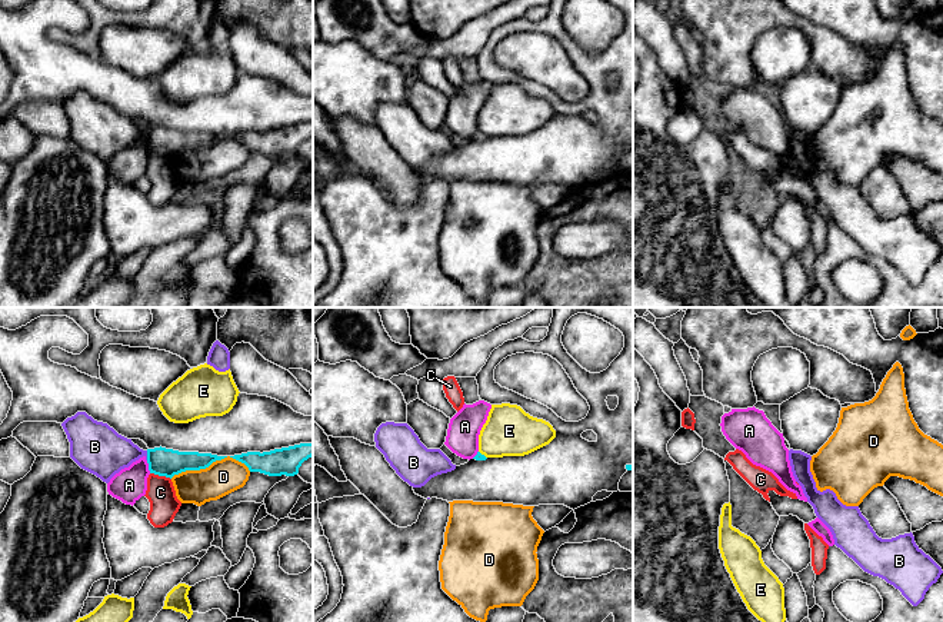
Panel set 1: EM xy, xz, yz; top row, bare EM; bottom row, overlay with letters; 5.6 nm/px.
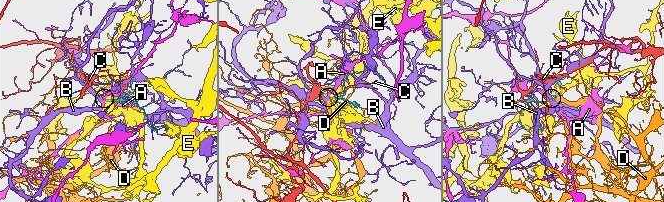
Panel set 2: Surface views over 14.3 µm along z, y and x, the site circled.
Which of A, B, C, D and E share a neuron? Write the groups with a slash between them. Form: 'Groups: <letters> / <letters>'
Groups: A / B / C / D / E

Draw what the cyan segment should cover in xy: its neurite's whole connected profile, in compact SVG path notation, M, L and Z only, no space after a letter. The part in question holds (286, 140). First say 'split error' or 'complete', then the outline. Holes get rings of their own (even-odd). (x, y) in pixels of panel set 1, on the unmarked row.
complete; M300 123L270 132L247 132L230 136L244 143L250 152L269 156L294 156L304 140L313 136L313 123Z

